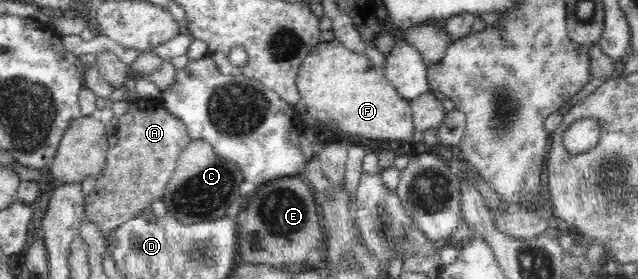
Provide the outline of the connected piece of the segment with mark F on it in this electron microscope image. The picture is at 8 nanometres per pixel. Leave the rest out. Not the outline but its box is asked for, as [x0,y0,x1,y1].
[296,41,414,141]

